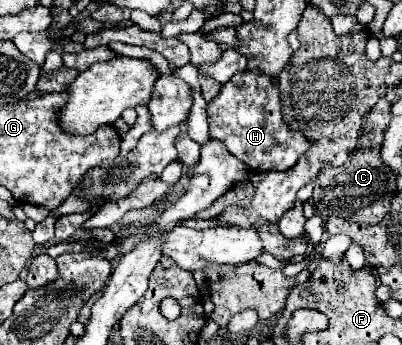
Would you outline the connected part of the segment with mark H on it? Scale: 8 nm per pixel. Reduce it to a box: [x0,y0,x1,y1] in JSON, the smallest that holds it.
[208,71,312,171]

